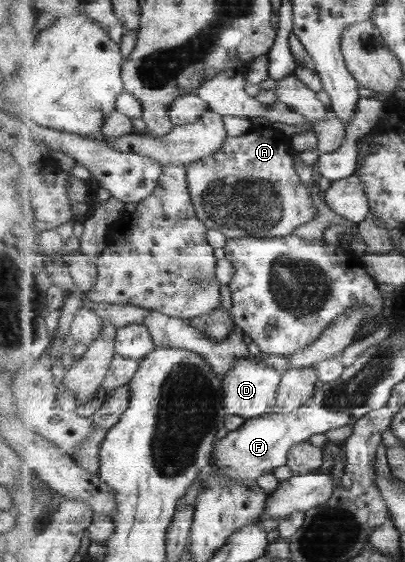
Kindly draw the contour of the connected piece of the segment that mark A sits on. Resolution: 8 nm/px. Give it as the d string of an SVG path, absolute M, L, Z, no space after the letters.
M257 127L242 137L229 137L224 147L215 154L193 162L188 166L192 199L198 217L209 229L220 229L230 238L286 238L301 225L313 221L316 216L311 183L303 182L295 169L295 151L291 138L272 127Z

